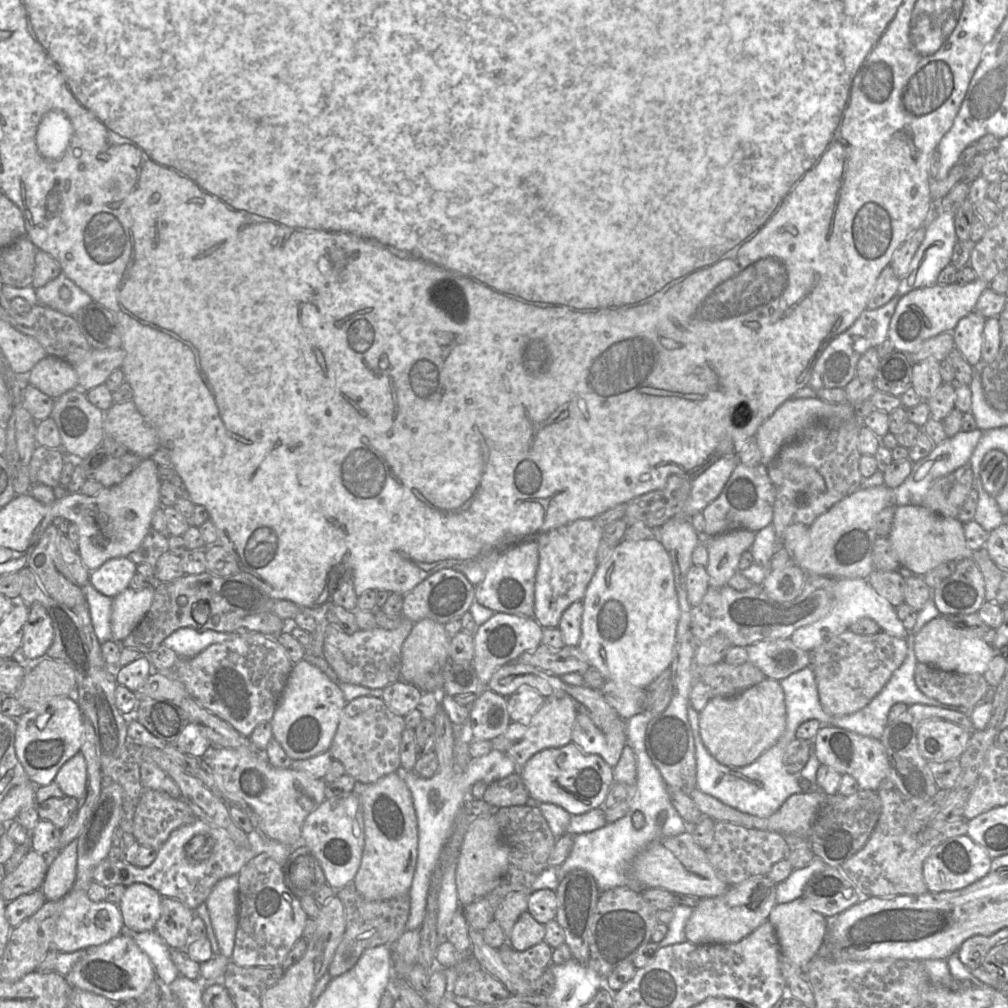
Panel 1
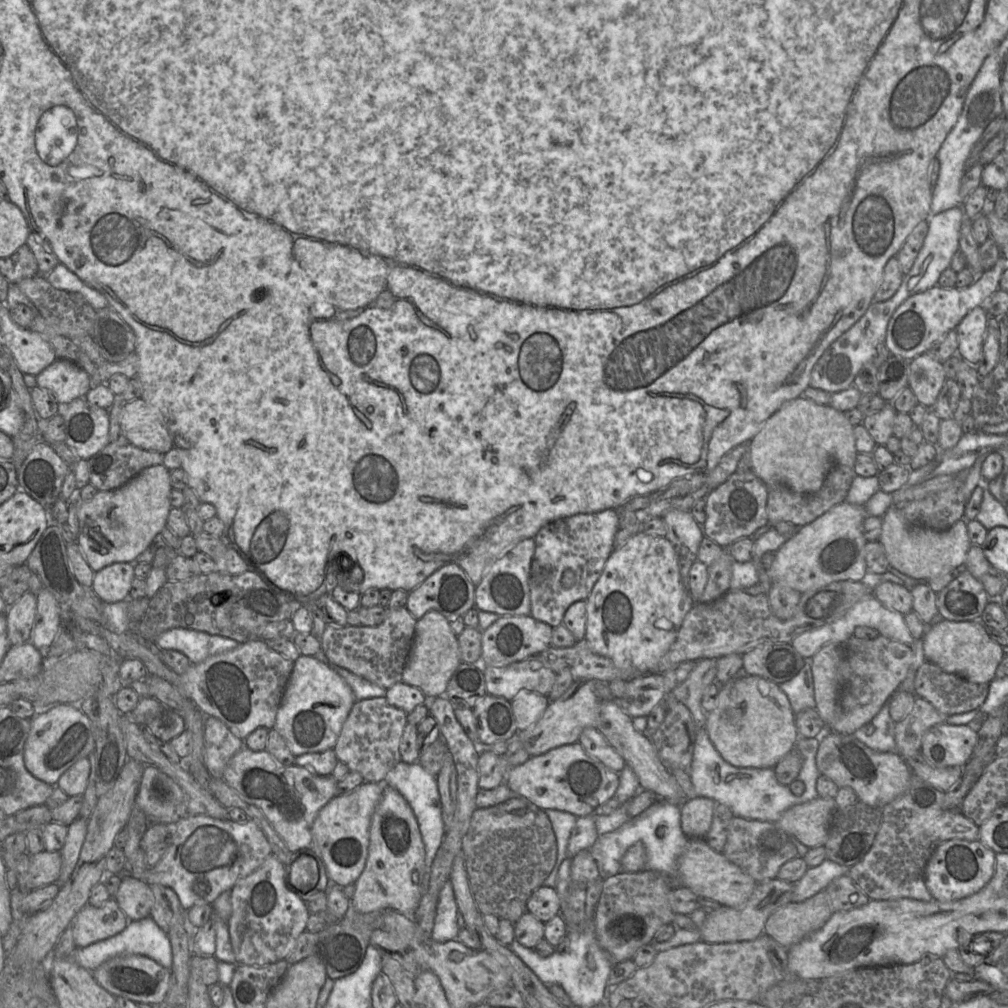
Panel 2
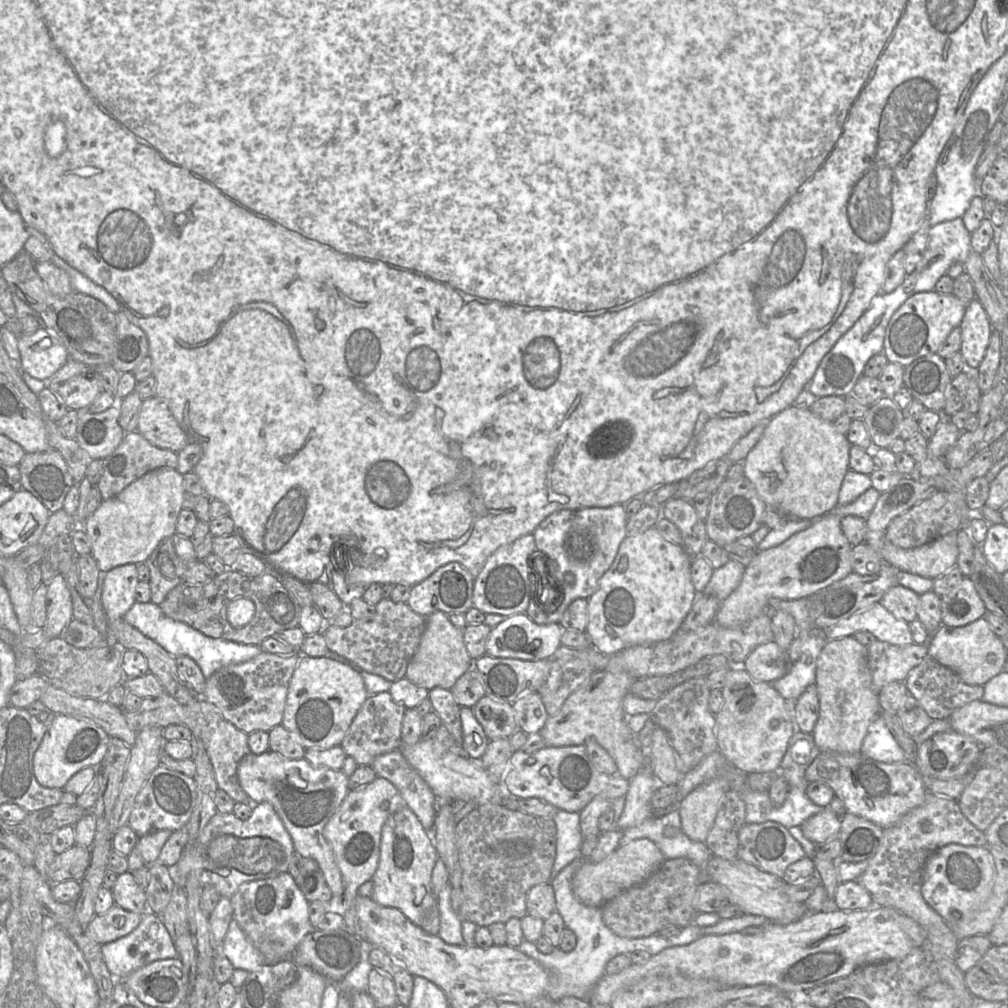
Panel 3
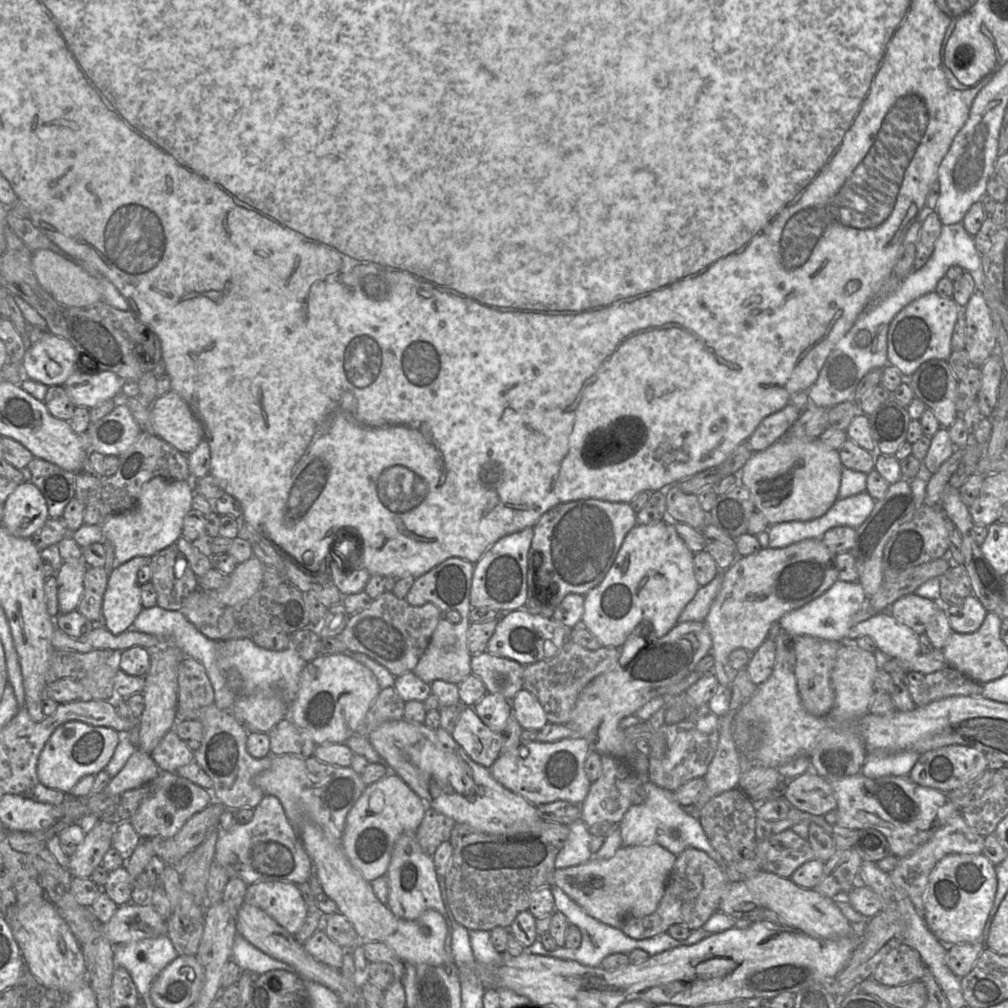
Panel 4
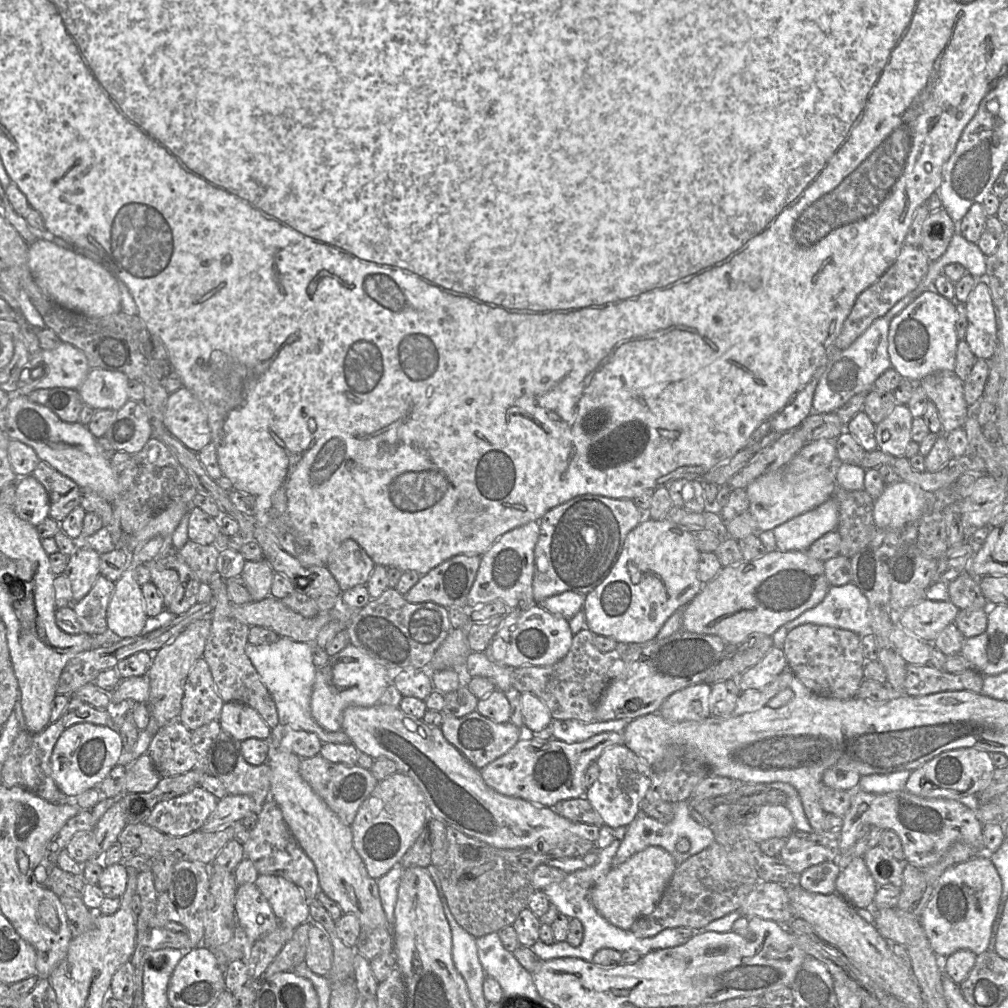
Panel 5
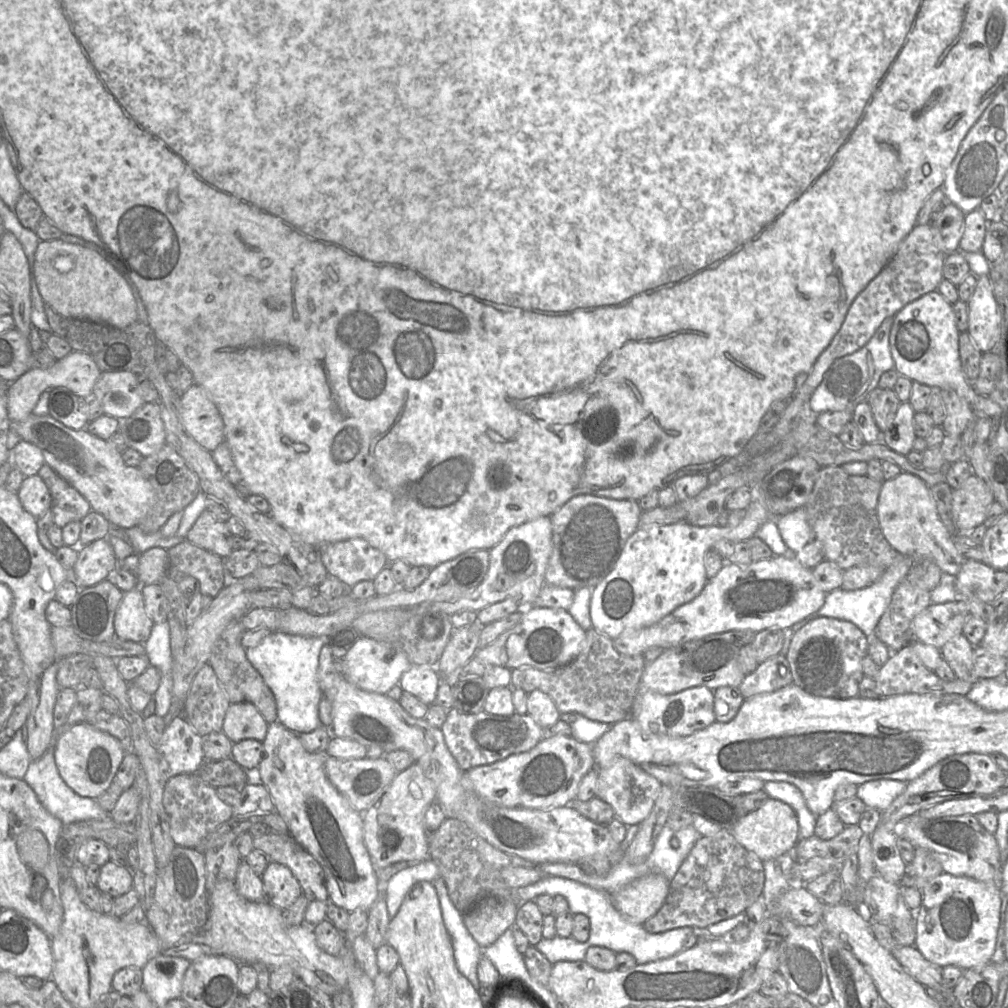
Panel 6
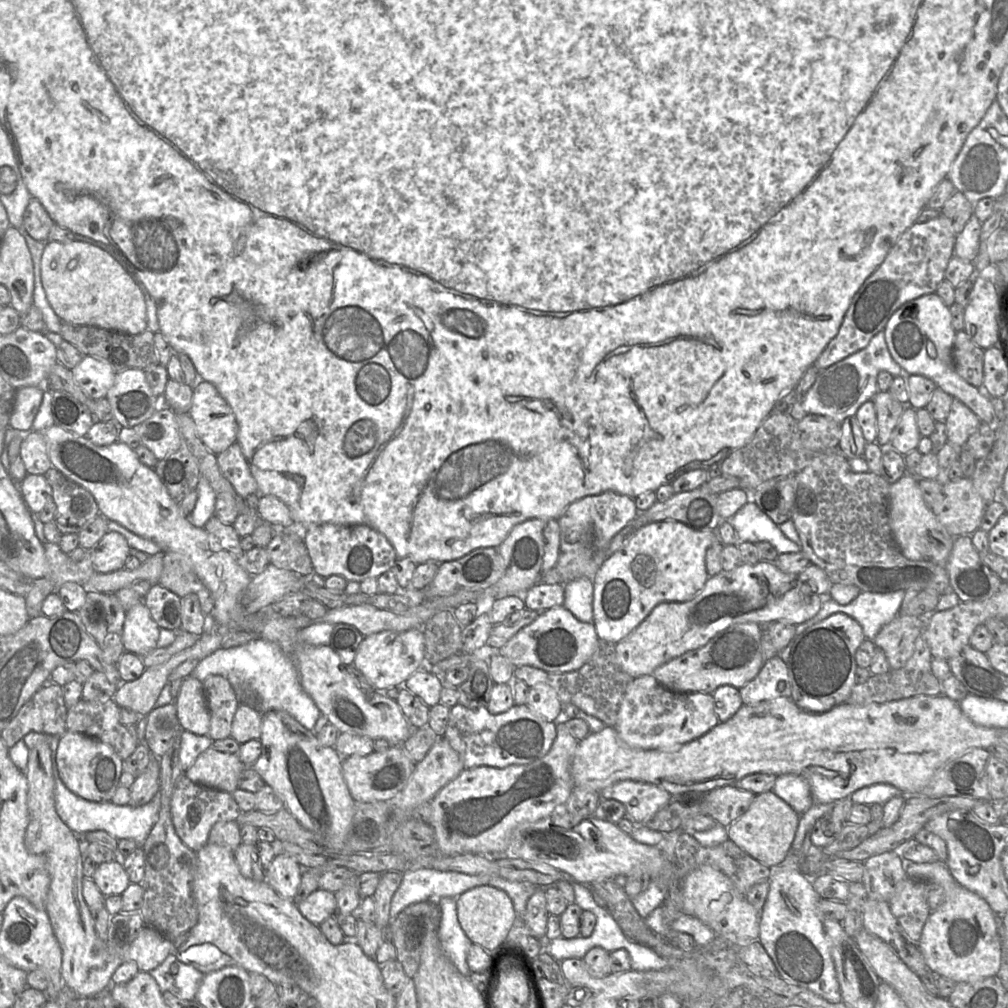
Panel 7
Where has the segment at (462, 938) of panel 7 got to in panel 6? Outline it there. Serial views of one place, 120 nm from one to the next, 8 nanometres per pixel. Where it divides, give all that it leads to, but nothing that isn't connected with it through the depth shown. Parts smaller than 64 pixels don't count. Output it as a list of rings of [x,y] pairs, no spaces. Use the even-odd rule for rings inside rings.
[[[438,877],[433,884],[439,897],[444,924],[451,937],[456,966],[479,992],[481,984],[477,976],[477,967],[483,949],[465,926],[463,913],[452,903],[444,879]]]

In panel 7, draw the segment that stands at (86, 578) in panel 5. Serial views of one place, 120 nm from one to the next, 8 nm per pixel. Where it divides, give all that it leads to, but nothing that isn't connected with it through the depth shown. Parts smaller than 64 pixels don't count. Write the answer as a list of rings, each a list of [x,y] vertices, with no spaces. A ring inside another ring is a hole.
[[[108,531],[91,549],[95,572],[106,574],[123,569],[130,550],[131,547],[123,535]]]

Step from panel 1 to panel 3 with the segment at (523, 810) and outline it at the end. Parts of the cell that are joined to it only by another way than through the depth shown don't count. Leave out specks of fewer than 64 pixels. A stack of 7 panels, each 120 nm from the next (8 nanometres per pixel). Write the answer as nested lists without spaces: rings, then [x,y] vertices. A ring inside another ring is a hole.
[[[486,803],[462,818],[455,828],[458,861],[462,870],[459,888],[451,888],[451,905],[460,921],[486,926],[527,915],[527,893],[535,885],[549,882],[556,856],[557,829],[553,819],[511,810],[502,803]]]

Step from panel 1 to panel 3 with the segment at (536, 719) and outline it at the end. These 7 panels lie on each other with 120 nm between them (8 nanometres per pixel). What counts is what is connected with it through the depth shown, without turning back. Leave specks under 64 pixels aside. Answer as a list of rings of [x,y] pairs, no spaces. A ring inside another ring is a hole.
[[[606,669],[595,671],[578,689],[564,702],[560,711],[554,716],[548,716],[543,728],[539,731],[546,747],[574,746],[584,744],[589,738],[594,738],[613,758],[617,765],[617,774],[630,780],[645,766],[646,750],[636,741],[635,734],[627,725],[627,715],[623,710],[623,699],[630,693],[630,688],[636,678],[625,671],[611,672]]]

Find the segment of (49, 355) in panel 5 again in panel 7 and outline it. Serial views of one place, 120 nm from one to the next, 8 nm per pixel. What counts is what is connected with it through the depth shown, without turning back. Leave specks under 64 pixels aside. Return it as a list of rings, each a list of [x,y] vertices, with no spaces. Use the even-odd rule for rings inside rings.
[[[84,355],[71,371],[83,392],[93,400],[105,398],[116,375],[107,361],[88,355]],[[34,386],[16,389],[9,427],[20,431],[31,430],[42,402],[43,392],[43,388]]]

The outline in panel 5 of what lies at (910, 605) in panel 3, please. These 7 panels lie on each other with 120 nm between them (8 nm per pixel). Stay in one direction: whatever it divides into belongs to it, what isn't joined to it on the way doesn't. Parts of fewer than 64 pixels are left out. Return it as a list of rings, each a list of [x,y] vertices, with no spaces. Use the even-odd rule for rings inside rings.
[[[923,599],[906,609],[899,625],[917,638],[933,643],[940,632],[954,620],[959,609],[948,601]]]

